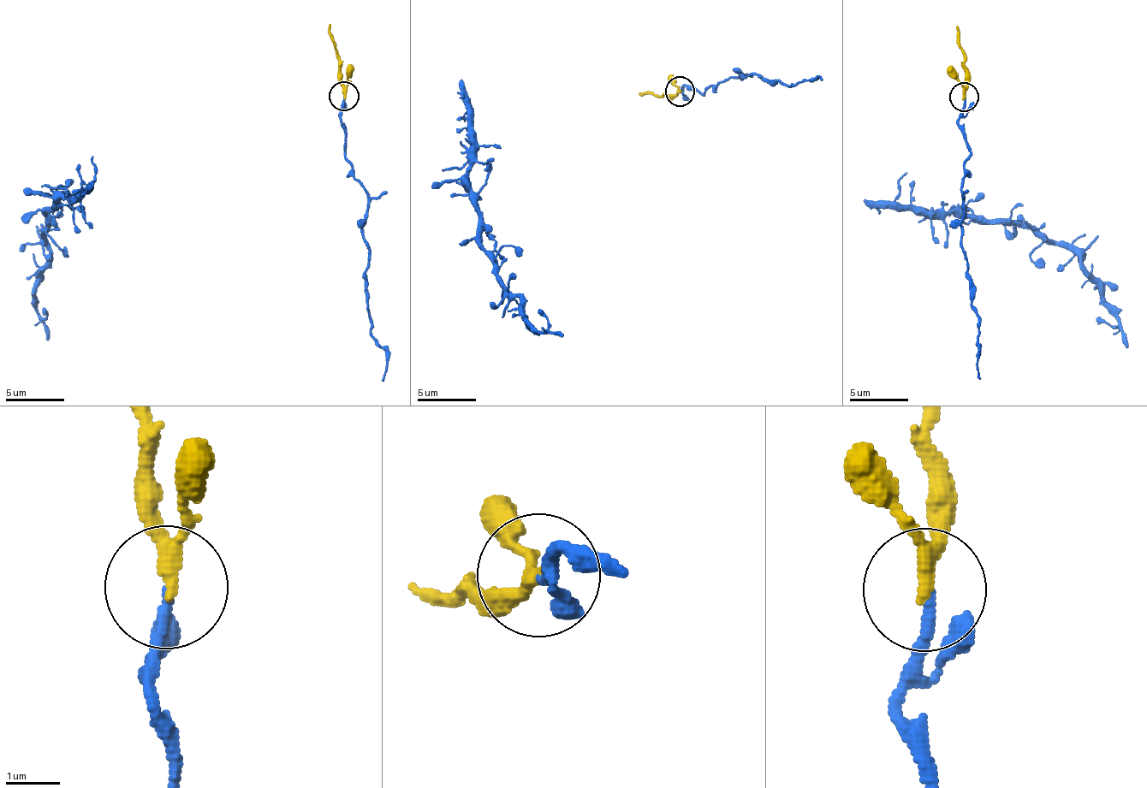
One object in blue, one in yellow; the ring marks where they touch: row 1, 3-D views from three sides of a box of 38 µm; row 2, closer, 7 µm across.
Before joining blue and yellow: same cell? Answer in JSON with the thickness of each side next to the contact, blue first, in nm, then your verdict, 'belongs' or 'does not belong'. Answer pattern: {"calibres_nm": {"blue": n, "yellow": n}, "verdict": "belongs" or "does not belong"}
{"calibres_nm": {"blue": 180, "yellow": 200}, "verdict": "belongs"}

